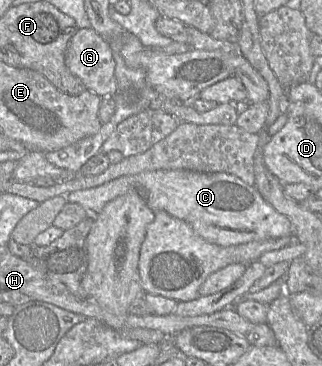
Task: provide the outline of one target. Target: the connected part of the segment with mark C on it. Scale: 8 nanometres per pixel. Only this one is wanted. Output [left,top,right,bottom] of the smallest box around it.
[66,170,294,247]

